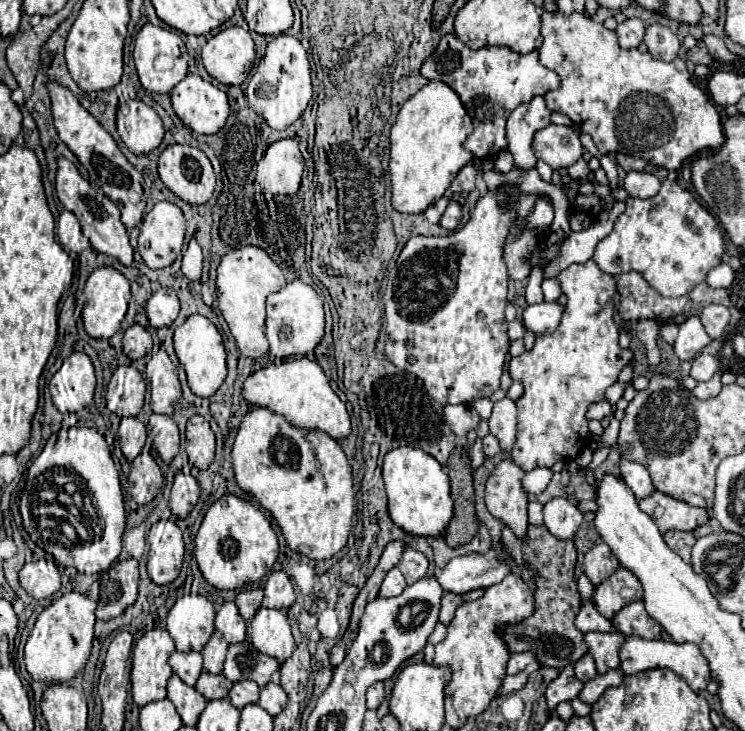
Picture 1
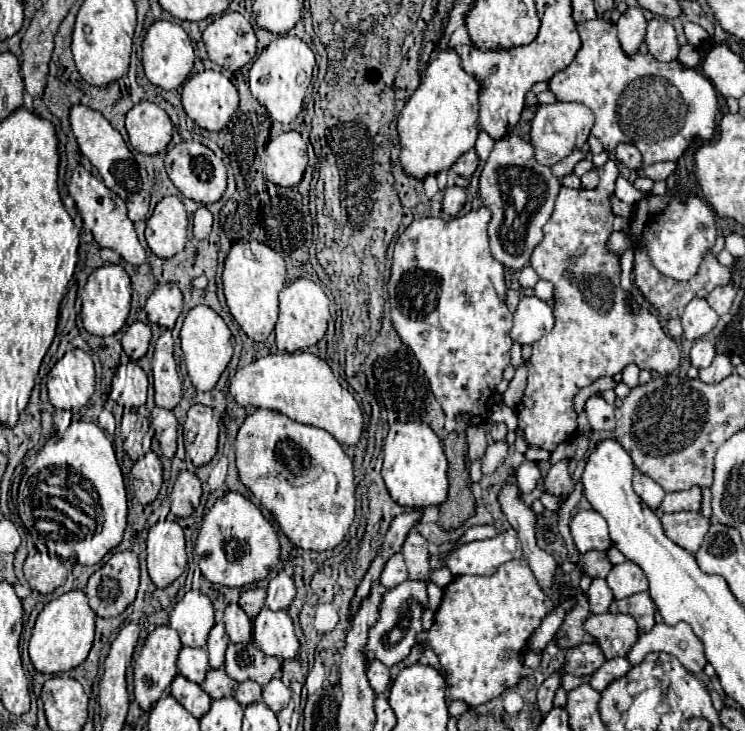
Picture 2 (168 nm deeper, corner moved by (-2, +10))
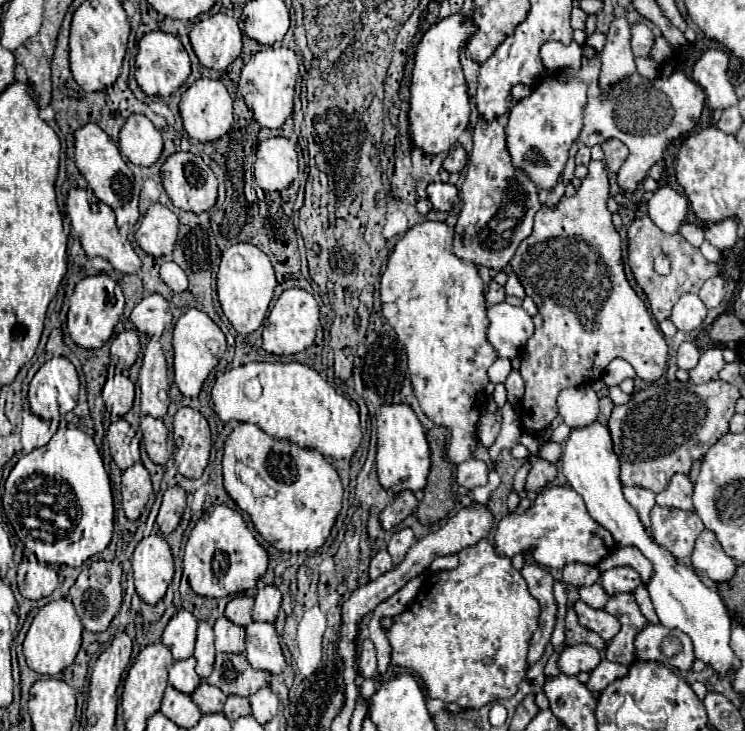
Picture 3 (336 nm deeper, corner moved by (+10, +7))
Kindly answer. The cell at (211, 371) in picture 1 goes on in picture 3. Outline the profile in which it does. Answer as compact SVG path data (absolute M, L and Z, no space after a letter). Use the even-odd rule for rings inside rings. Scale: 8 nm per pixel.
M190 308L176 322L172 344L174 344L174 382L184 396L196 398L200 394L206 376L220 362L220 356L226 350L226 336L206 312Z

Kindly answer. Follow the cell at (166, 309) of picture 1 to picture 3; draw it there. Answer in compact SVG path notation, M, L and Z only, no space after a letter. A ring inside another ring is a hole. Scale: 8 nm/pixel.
M150 294L136 304L136 308L130 314L130 320L138 332L158 338L164 332L164 328L172 322L172 314L164 296Z

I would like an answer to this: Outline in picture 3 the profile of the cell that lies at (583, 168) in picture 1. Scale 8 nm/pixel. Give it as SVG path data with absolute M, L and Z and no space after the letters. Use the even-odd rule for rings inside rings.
M562 180L556 184L554 190L540 190L538 192L538 200L542 202L542 206L548 206L548 208L556 208L556 204L560 202L562 196L564 196L564 184L562 184Z

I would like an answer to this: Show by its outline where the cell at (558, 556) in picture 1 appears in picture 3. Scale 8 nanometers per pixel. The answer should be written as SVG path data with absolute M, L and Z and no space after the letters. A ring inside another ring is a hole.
M568 610L568 616L566 616L566 646L576 646L576 644L590 644L596 650L606 648L606 642L596 632L580 626L574 610Z

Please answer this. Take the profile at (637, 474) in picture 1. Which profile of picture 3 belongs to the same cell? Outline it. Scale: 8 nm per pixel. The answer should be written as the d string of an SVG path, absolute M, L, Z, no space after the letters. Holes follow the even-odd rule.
M628 486L628 488L624 488L624 498L636 508L644 528L650 532L650 510L656 504L656 500L654 500L656 494L652 490L646 490L646 488Z

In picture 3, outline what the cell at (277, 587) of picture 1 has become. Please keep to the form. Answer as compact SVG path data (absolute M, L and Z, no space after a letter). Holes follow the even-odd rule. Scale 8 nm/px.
M262 586L256 594L256 604L252 610L252 618L256 622L270 622L274 624L278 612L280 612L280 590L276 586Z

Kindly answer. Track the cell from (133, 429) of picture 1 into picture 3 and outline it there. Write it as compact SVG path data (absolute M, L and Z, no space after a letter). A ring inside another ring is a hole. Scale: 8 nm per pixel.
M116 420L108 428L108 444L110 444L110 454L120 470L130 468L132 464L140 461L140 454L137 449L130 448L130 443L135 437L135 431L126 420Z

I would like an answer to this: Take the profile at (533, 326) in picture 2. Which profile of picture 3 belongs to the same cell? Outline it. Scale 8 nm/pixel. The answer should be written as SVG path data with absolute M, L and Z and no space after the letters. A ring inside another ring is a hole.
M500 302L488 308L490 326L486 330L488 342L494 346L498 358L516 358L534 332L532 318L522 306Z

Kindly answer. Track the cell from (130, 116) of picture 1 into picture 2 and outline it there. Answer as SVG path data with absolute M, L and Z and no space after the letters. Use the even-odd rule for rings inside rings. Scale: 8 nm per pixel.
M140 101L126 113L126 131L136 151L154 155L164 151L172 139L172 121L160 105Z

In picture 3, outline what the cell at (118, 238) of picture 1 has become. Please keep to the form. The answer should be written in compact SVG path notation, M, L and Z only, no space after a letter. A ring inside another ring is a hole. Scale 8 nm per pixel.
M74 188L68 194L68 216L70 216L71 230L70 235L76 236L86 252L88 258L94 256L102 256L104 260L108 260L116 272L122 274L134 274L140 270L142 262L138 258L138 254L134 252L132 244L120 236L118 226L114 222L114 212L110 206L102 202L98 202L98 198L89 189Z

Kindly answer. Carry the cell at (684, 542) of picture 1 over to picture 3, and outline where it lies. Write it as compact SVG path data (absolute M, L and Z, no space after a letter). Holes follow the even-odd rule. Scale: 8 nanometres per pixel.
M654 506L650 518L652 518L652 538L656 540L656 544L668 548L668 552L672 552L676 560L690 562L694 542L698 534L704 530L704 524L696 516L696 512Z

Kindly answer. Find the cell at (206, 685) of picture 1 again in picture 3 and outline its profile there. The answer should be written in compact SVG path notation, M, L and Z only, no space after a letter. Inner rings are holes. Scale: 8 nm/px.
M202 682L196 688L196 692L192 694L192 700L200 708L202 714L212 714L212 712L222 712L226 696L224 696L224 692L220 688Z

